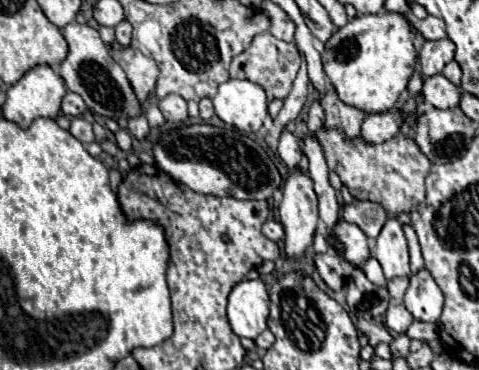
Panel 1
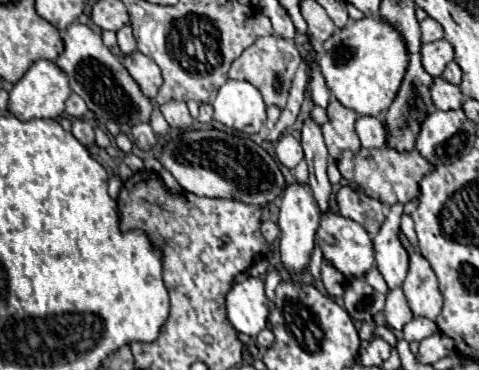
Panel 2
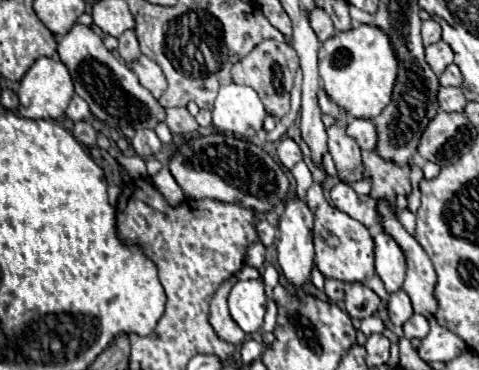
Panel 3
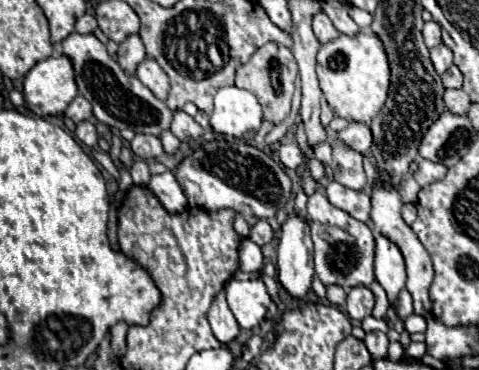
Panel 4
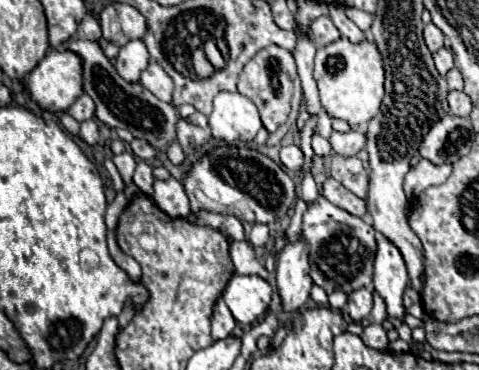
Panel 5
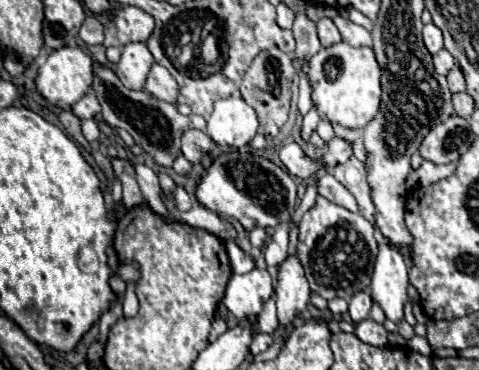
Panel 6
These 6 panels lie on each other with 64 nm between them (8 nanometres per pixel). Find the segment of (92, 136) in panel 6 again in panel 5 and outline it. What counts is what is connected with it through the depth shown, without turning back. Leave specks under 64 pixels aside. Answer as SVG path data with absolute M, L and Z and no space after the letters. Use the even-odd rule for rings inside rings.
M86 120L80 124L80 134L78 134L88 146L96 146L98 142L98 126L94 120Z

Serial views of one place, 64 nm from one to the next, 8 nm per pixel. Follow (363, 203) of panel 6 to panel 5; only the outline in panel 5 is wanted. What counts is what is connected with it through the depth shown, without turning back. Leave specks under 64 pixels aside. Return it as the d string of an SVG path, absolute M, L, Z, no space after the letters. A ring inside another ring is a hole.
M332 154L332 178L338 180L344 188L348 188L350 192L354 192L360 198L366 198L368 194L368 170L364 168L362 160L358 160L358 156L336 156Z

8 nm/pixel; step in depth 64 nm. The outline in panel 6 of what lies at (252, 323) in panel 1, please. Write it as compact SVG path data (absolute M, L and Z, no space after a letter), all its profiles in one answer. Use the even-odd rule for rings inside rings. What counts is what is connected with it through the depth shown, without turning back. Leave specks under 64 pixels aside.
M254 268L248 274L234 274L230 278L222 302L238 320L250 320L260 314L264 302L268 302L272 294L274 286L268 270Z

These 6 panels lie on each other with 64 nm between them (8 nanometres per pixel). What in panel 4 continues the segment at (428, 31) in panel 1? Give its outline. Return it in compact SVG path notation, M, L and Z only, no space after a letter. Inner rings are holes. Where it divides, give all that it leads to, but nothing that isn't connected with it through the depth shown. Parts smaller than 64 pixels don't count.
M430 20L430 22L424 24L422 34L424 34L424 42L426 42L428 48L434 48L434 46L438 46L442 42L442 38L440 38L440 26L434 20Z

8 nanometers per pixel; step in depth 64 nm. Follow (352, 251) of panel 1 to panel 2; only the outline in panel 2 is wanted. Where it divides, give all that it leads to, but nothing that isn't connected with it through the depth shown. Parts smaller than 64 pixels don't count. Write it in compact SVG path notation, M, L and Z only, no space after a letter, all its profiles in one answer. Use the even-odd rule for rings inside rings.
M336 212L322 214L316 242L342 274L364 276L374 264L374 250L368 232L354 220Z

